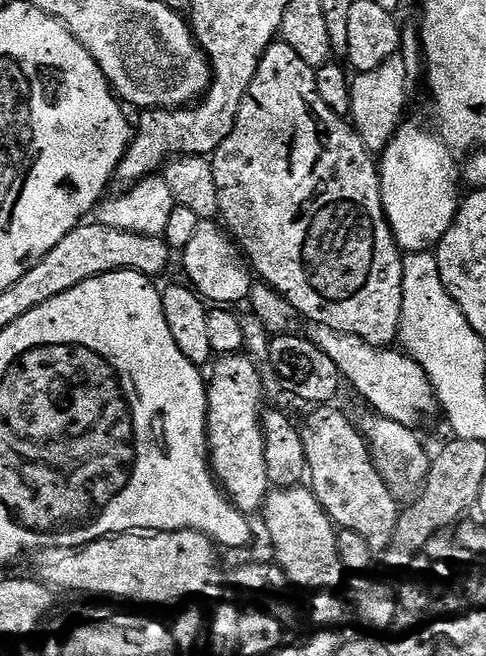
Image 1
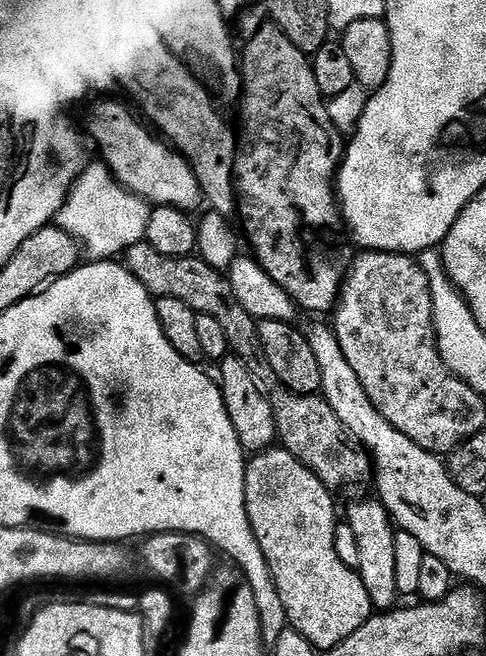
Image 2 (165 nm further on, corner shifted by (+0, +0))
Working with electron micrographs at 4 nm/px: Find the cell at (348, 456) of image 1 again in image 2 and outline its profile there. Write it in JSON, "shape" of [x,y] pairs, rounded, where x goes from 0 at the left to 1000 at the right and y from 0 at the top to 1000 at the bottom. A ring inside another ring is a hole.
{"shape":[[[780,761],[741,762],[716,774],[712,797],[728,808],[728,820],[737,820],[737,870],[745,881],[745,893],[753,893],[753,905],[761,905],[767,928],[805,930],[817,925],[825,913],[819,899],[815,848],[811,845],[815,813],[819,809],[807,785]]]}

